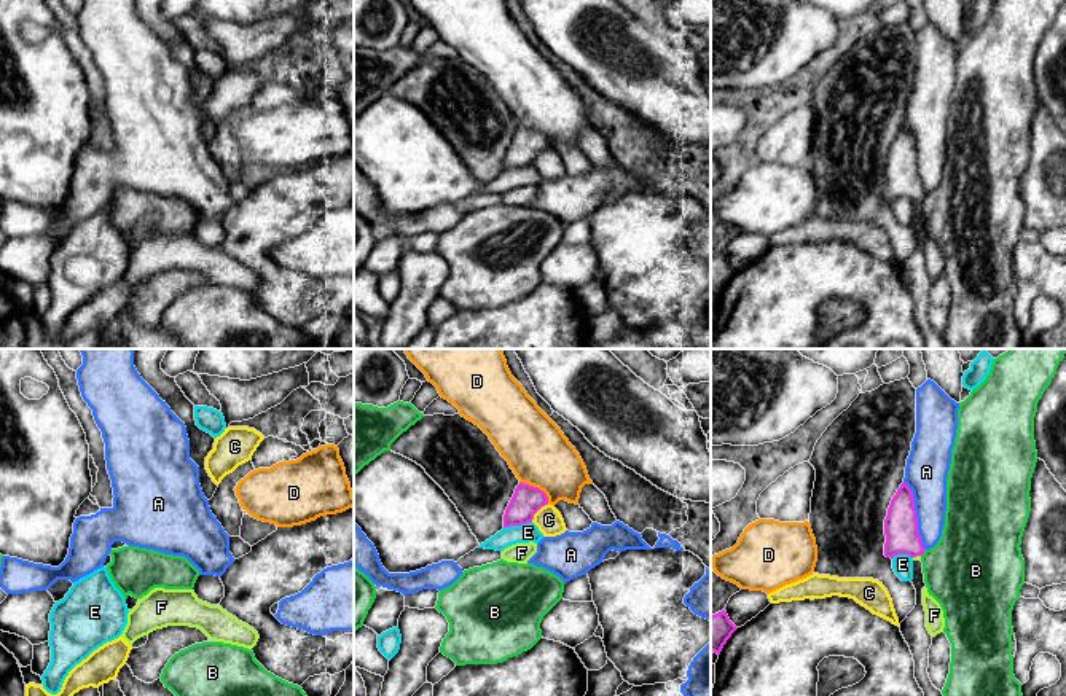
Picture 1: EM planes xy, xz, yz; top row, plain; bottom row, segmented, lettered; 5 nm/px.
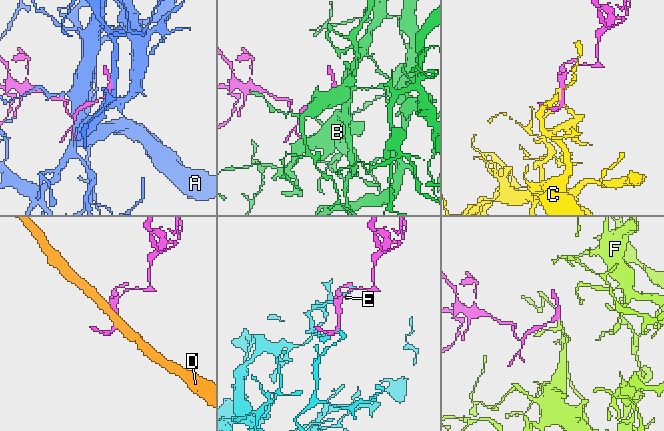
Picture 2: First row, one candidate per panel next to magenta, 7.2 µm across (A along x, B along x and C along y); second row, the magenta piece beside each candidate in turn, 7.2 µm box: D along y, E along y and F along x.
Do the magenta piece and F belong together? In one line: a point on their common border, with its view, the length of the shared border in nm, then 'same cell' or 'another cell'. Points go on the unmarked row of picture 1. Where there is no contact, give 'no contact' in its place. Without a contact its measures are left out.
yz (917, 198) | 40 nm | same cell

